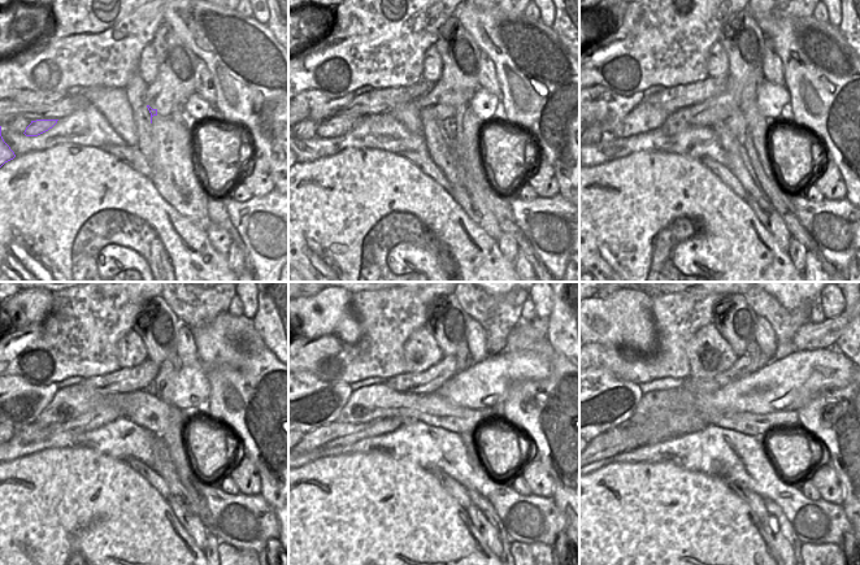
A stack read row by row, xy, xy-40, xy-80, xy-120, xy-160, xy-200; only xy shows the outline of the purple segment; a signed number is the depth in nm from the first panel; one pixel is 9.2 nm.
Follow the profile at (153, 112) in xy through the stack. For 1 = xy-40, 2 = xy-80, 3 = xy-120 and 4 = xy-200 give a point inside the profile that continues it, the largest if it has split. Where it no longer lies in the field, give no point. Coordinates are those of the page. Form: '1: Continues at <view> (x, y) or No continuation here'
1: Continues at xy-40 (441, 113)
2: Continues at xy-80 (644, 117)
3: Continues at xy-120 (75, 409)
4: Continues at xy-200 (676, 401)

